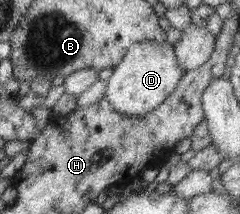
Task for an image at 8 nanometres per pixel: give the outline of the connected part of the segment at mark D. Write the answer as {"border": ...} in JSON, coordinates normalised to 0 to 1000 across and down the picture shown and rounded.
{"border":[[[596,187],[542,210],[513,276],[471,318],[433,458],[496,528],[579,547],[667,495],[729,425],[767,336],[738,285],[725,206]]]}

